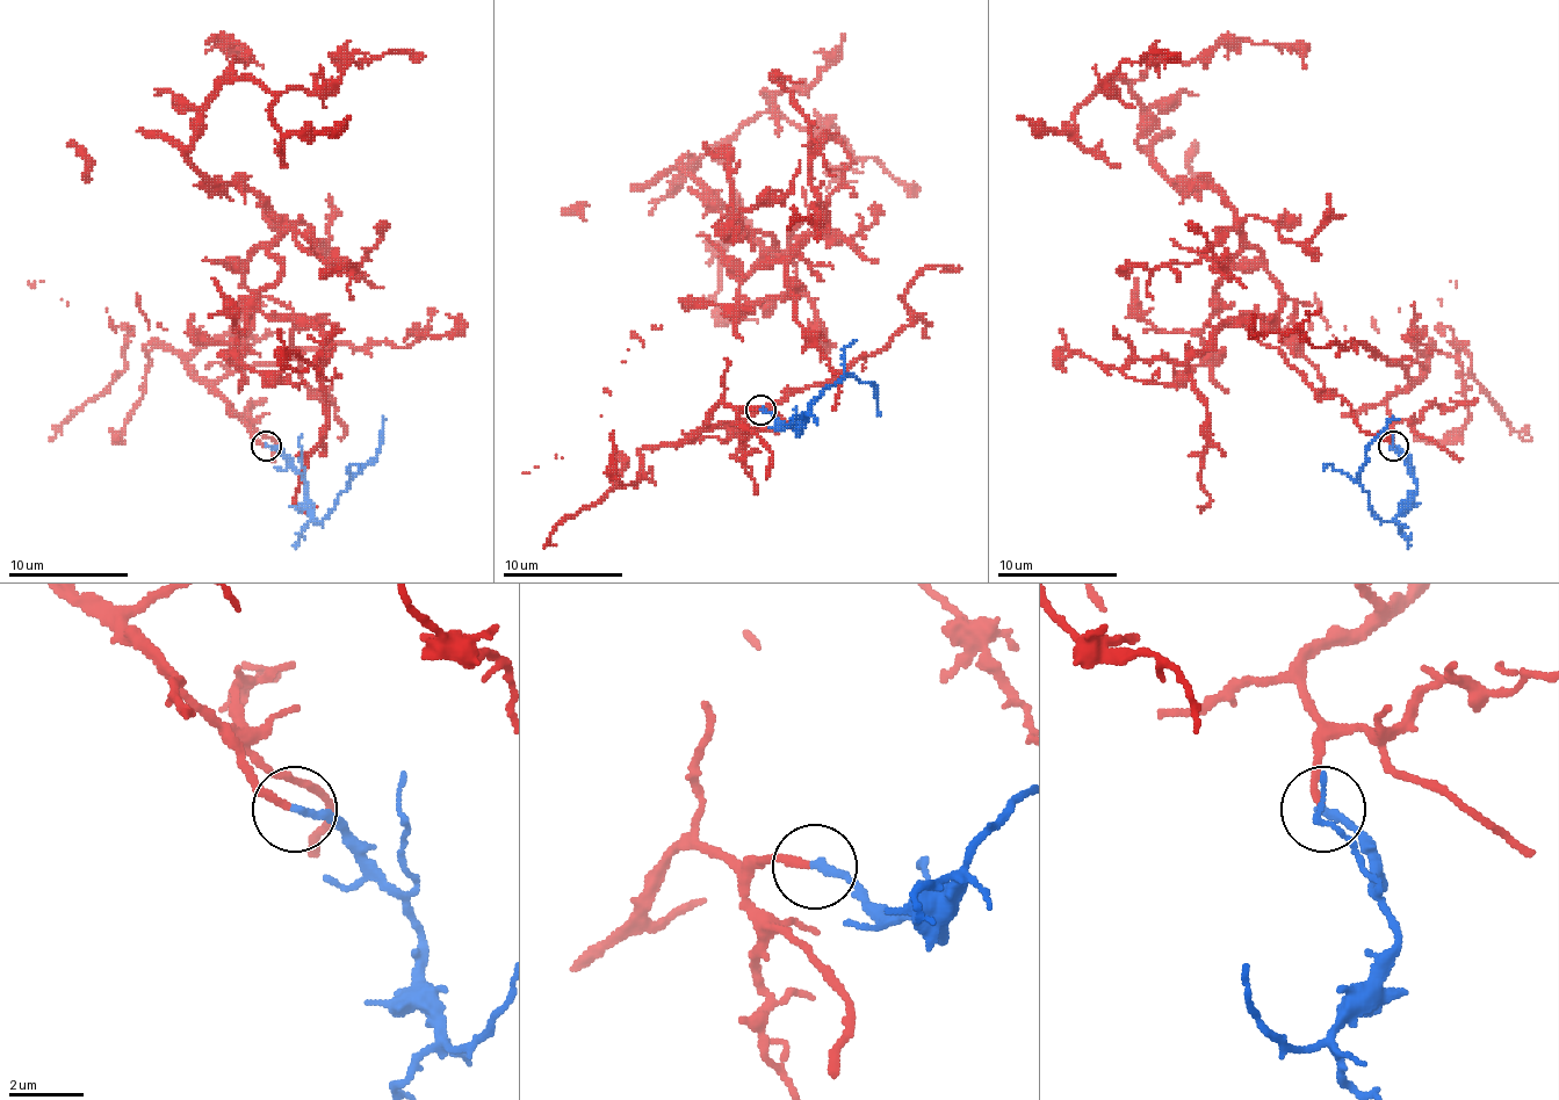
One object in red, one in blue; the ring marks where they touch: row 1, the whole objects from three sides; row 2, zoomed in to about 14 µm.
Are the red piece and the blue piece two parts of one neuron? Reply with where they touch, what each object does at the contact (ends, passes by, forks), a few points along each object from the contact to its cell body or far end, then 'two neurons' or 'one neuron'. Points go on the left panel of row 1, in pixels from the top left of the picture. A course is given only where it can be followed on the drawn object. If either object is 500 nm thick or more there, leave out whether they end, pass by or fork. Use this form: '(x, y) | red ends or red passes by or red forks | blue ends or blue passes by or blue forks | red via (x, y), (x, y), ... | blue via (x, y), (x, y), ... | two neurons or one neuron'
(266, 446) | red ends | blue ends | red via (266, 446), (230, 404), (247, 257), (281, 221), (187, 158), (200, 107), (425, 56) | blue via (266, 446), (283, 455), (304, 483), (304, 509), (319, 521), (380, 443), (385, 419) | one neuron

